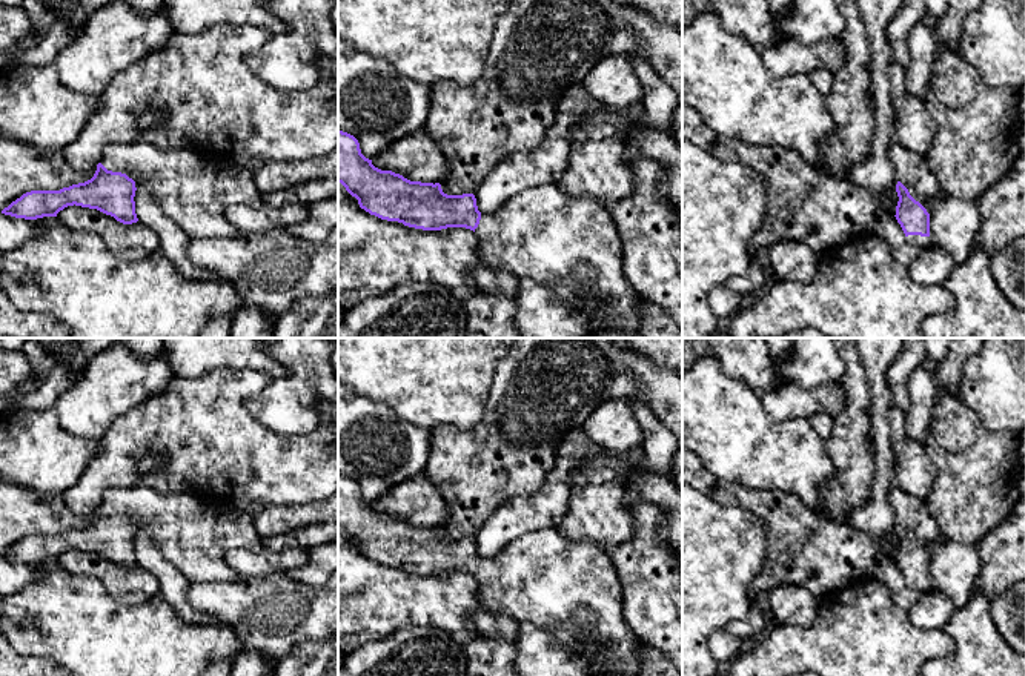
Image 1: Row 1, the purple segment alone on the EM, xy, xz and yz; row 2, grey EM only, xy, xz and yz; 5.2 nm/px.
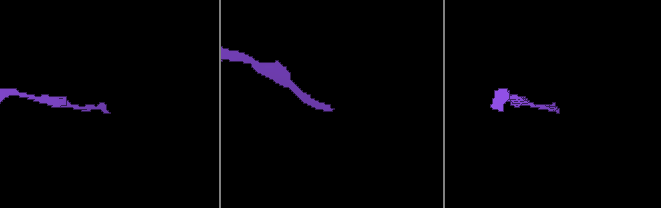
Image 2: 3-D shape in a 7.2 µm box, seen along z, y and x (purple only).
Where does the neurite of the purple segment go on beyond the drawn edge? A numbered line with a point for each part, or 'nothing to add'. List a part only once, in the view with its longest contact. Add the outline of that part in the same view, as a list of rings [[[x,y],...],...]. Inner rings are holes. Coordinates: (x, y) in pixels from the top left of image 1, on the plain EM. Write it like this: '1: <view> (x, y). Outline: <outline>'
1: yz (912, 515). Outline: [[[894,485],[890,489],[888,501],[896,515],[896,524],[901,525],[908,533],[910,539],[930,558],[930,545],[942,542],[944,538],[927,510],[925,501]]]

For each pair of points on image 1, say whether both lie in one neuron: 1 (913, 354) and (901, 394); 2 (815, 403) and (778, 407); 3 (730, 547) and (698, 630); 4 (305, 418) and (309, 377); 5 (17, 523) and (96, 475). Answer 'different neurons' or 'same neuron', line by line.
1: same neuron
2: same neuron
3: same neuron
4: same neuron
5: different neurons

